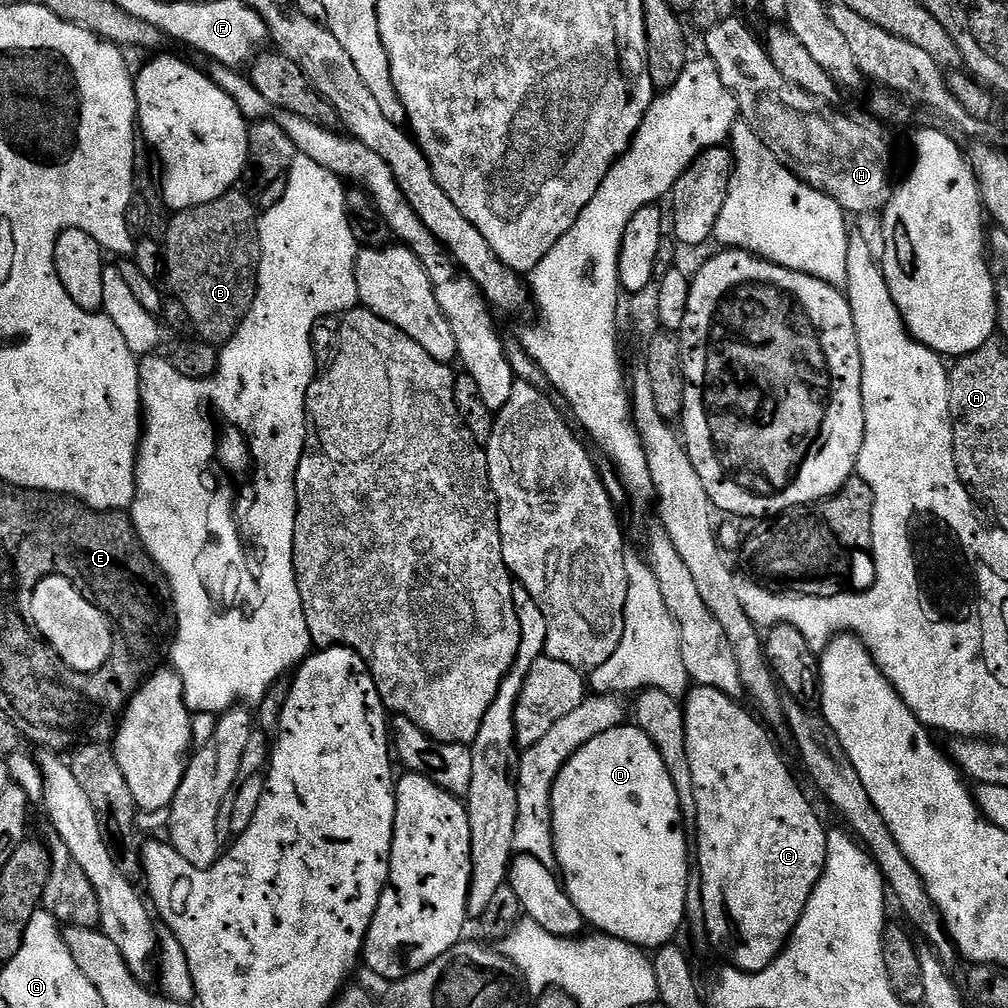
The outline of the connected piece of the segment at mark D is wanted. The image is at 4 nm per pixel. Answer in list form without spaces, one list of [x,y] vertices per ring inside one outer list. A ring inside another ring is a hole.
[[[621,726],[614,730],[606,730],[606,734],[598,734],[598,738],[590,738],[582,750],[578,750],[564,763],[552,787],[552,841],[556,851],[556,863],[559,875],[562,877],[562,885],[574,906],[581,911],[585,921],[597,933],[605,936],[613,936],[615,940],[624,940],[635,944],[643,950],[657,950],[666,944],[671,944],[677,938],[676,931],[680,924],[685,923],[686,909],[688,907],[688,860],[690,864],[690,840],[684,837],[686,827],[681,820],[679,798],[676,794],[675,785],[671,781],[670,773],[662,762],[662,755],[654,746],[654,742],[647,737],[642,729],[637,726]]]

